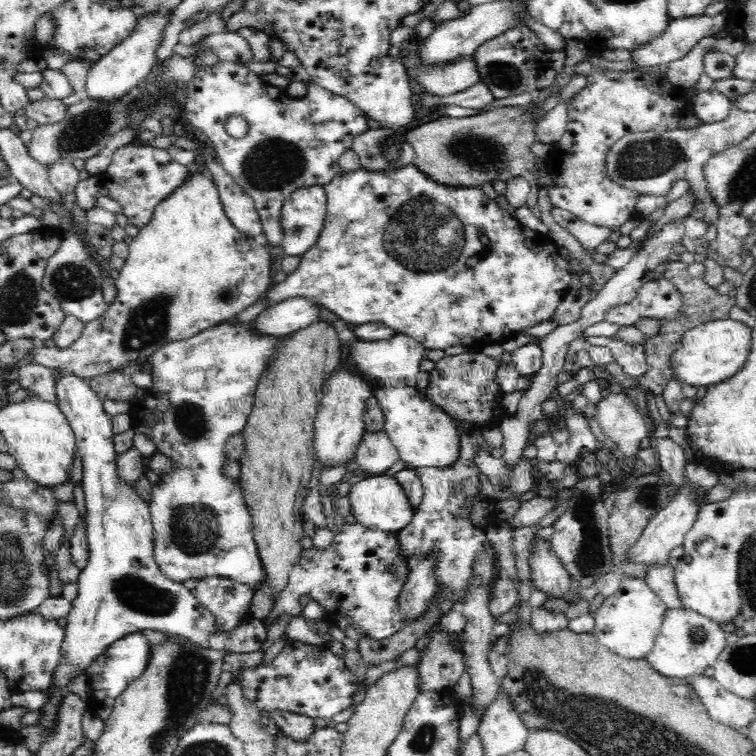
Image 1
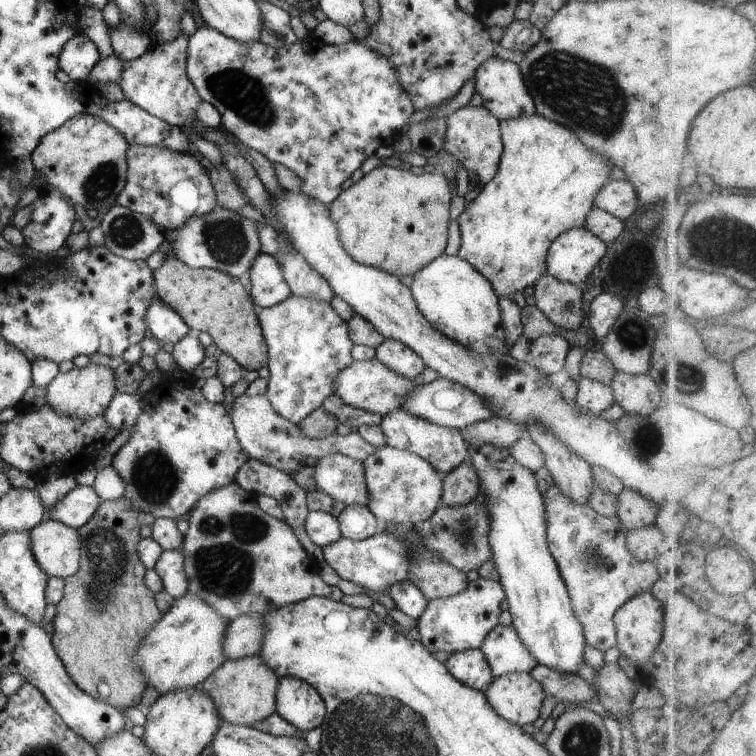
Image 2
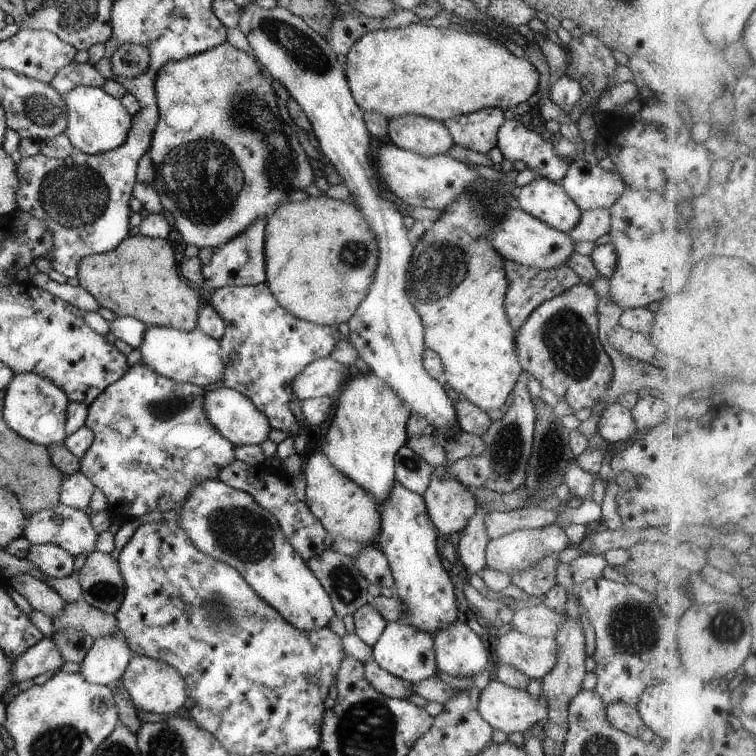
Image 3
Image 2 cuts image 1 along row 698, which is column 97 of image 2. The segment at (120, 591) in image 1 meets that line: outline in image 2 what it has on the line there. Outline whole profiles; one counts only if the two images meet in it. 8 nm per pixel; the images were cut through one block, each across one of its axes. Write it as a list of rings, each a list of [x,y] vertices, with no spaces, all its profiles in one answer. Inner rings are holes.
[[[78,32],[65,42],[58,55],[58,66],[72,82],[85,84],[85,78],[100,60],[100,53],[94,42],[84,33]]]

